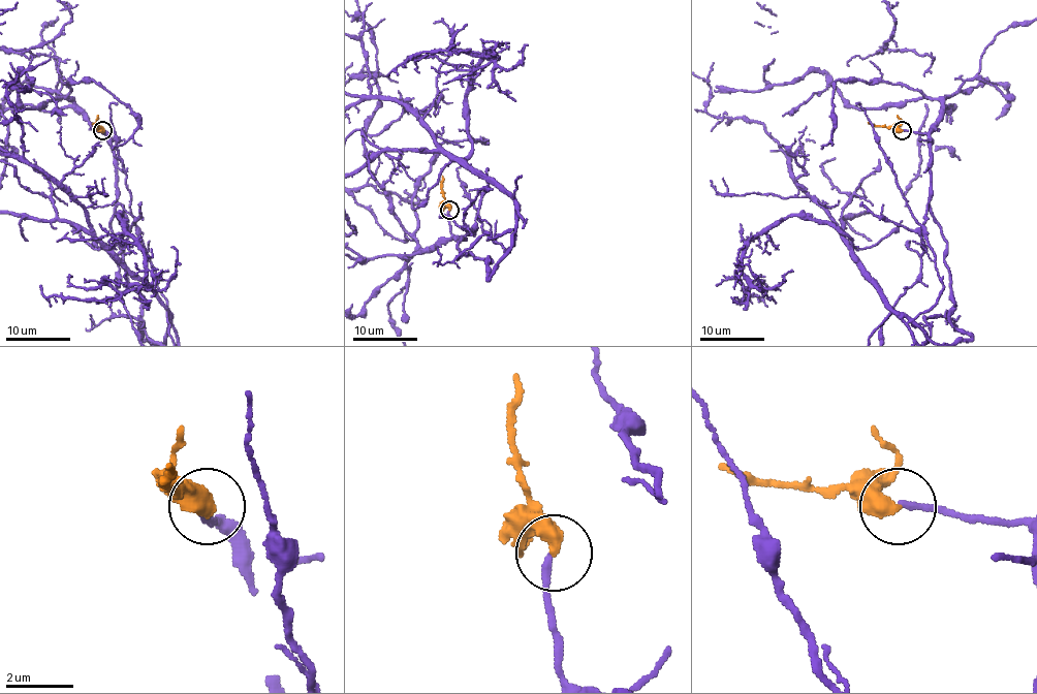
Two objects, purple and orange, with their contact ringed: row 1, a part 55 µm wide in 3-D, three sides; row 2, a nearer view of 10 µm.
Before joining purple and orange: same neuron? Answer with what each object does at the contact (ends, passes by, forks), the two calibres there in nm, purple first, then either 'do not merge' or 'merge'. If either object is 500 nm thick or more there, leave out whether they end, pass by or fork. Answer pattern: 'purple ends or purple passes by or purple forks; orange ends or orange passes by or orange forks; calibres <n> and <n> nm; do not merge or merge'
purple ends; orange ends; calibres 200 and 460 nm; do not merge

